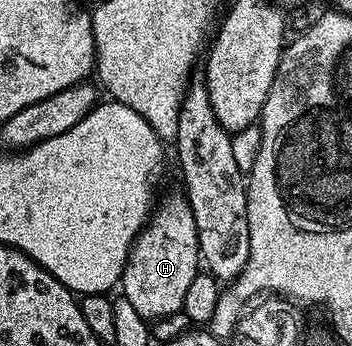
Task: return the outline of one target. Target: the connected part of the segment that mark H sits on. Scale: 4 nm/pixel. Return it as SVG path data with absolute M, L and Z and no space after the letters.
M186 195L167 196L164 200L162 197L156 203L147 225L139 231L125 262L121 281L122 299L128 300L141 318L149 322L160 320L174 312L182 312L185 293L200 272L197 222L193 222L193 210Z

